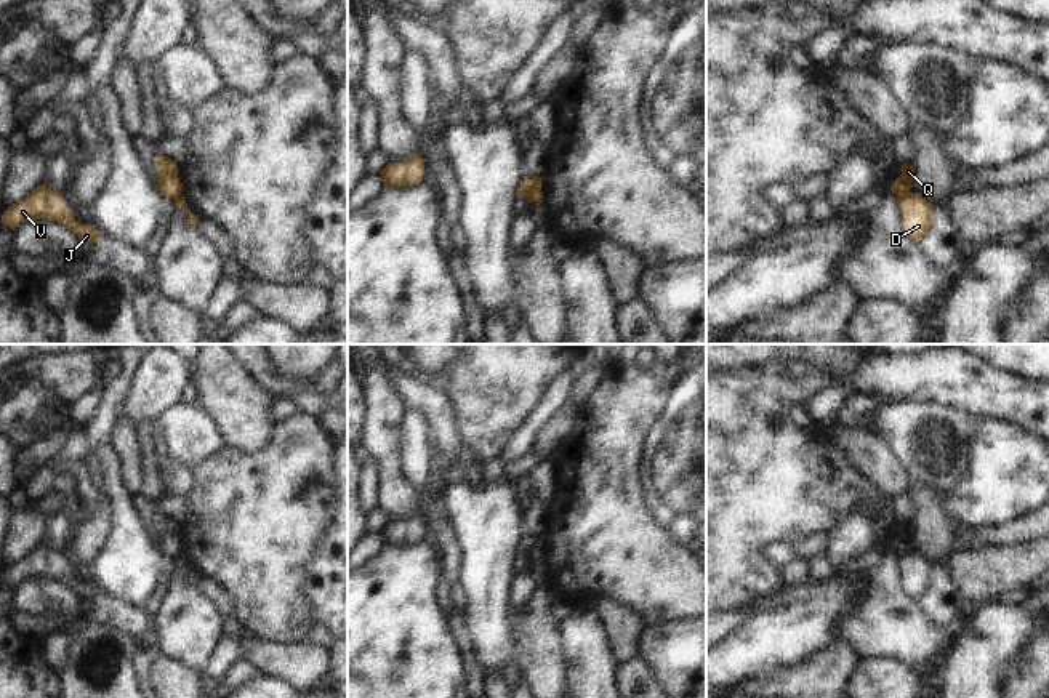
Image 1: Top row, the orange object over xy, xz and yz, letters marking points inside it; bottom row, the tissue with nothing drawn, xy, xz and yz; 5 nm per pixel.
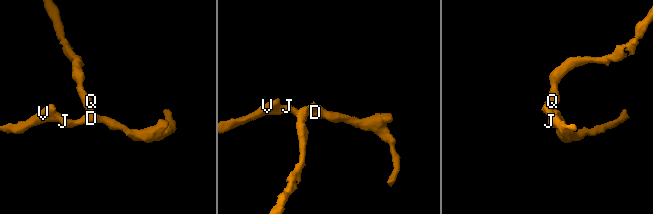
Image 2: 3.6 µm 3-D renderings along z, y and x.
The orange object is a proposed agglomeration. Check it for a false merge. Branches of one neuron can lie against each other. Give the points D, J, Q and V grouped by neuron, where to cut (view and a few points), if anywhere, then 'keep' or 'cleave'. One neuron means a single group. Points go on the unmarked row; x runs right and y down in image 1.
D J V / Q | xz (537, 535), (526, 556) | cleave

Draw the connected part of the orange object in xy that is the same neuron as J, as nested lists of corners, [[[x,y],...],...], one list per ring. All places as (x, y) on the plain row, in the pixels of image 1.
[[[45,543],[37,544],[18,562],[8,565],[2,573],[2,583],[11,586],[13,589],[21,581],[30,578],[48,578],[64,583],[78,594],[83,605],[96,600],[102,594],[93,588],[91,583],[77,581],[74,570],[64,560],[64,552],[46,546]]]

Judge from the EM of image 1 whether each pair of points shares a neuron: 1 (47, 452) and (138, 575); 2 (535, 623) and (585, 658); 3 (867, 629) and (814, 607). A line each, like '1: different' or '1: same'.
1: different
2: different
3: different

